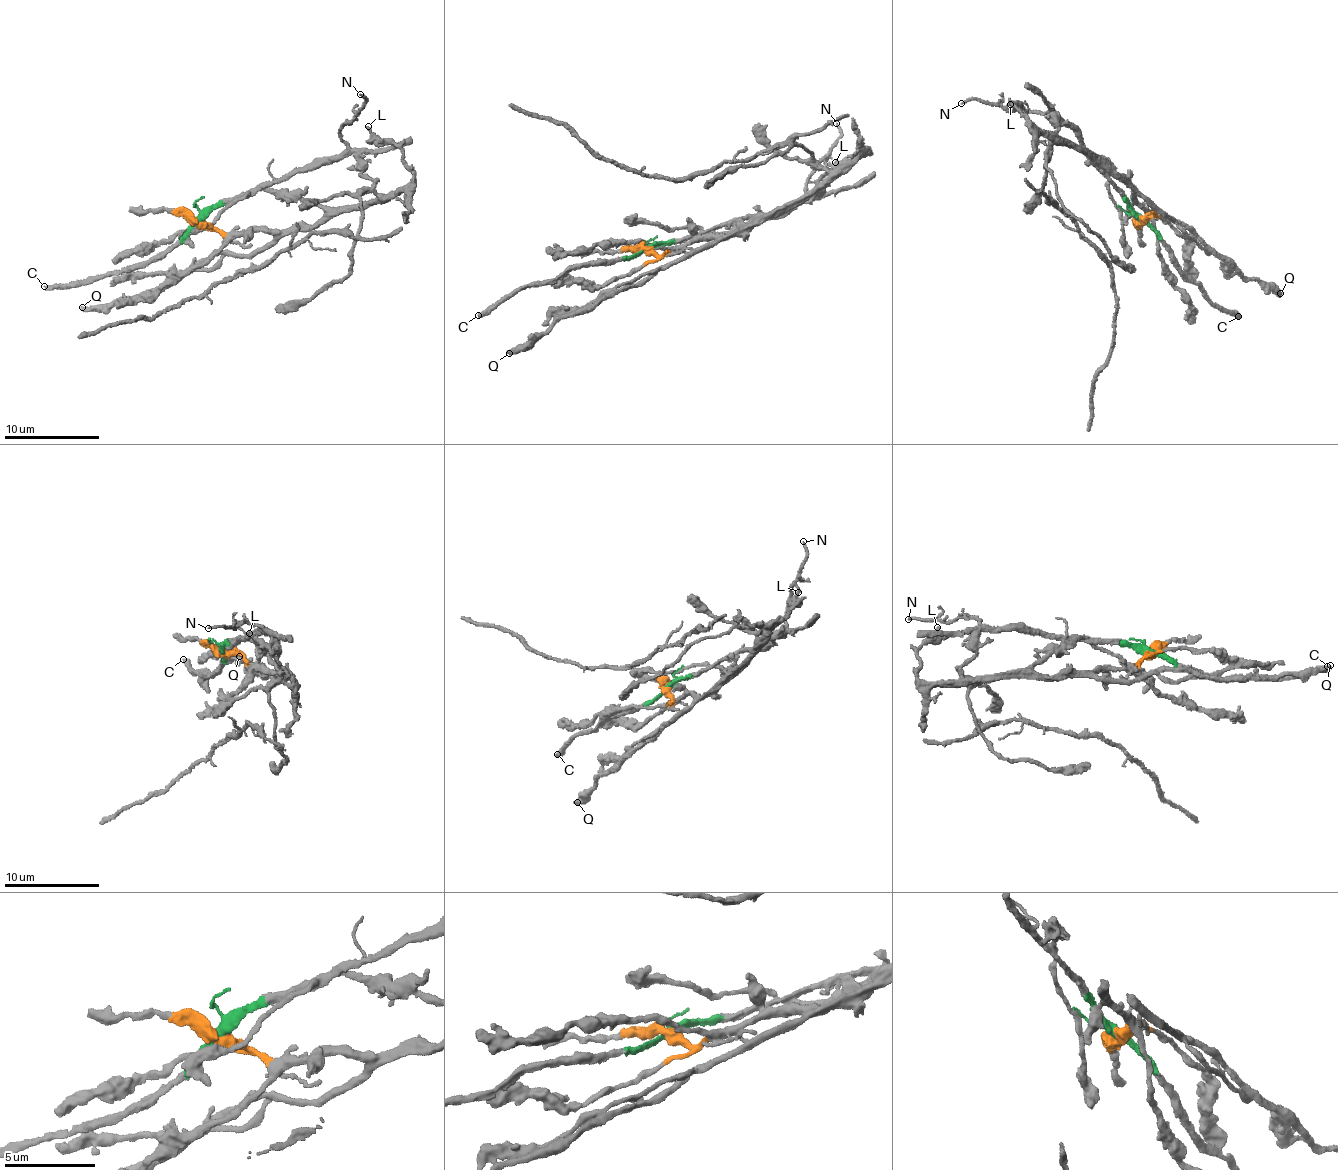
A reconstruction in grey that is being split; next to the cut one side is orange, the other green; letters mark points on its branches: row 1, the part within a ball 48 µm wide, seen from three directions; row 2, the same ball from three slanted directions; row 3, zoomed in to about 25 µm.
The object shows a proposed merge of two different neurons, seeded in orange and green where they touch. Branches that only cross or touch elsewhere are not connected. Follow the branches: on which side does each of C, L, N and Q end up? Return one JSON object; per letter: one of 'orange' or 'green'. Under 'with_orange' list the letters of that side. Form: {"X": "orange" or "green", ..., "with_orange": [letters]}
{"C": "green", "L": "orange", "N": "green", "Q": "orange", "with_orange": ["L", "Q"]}

